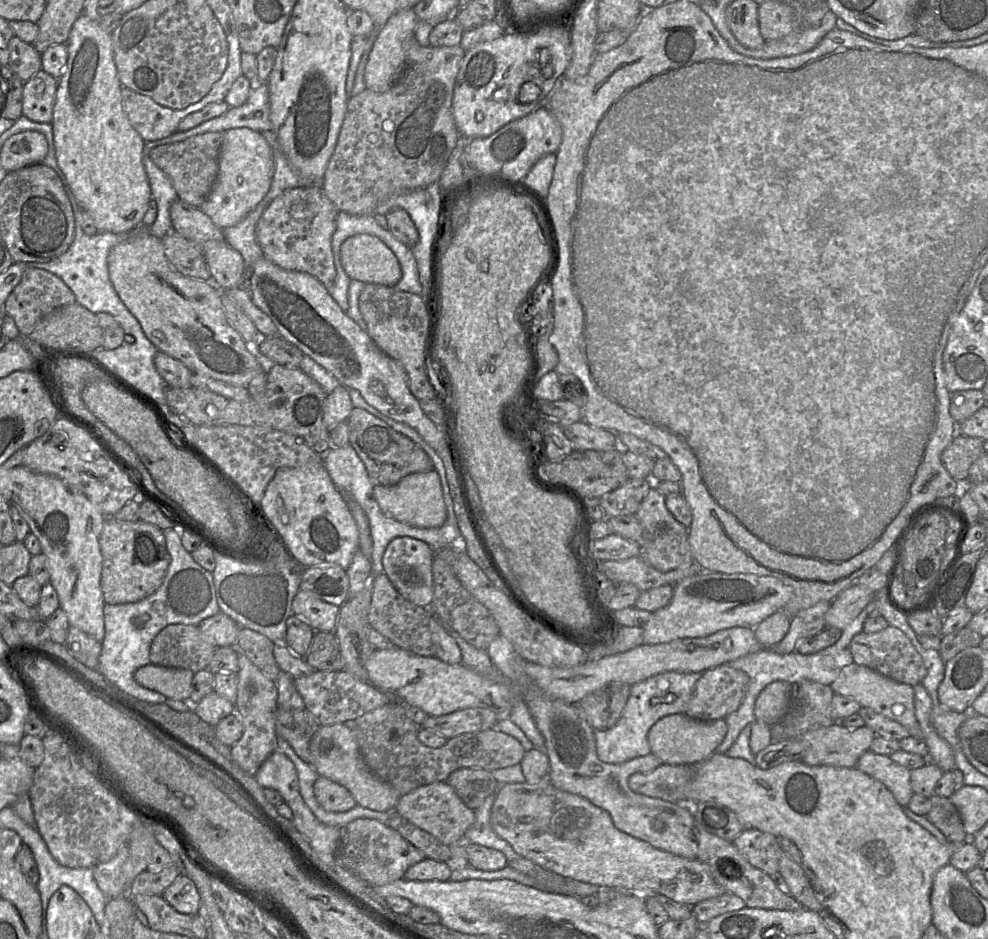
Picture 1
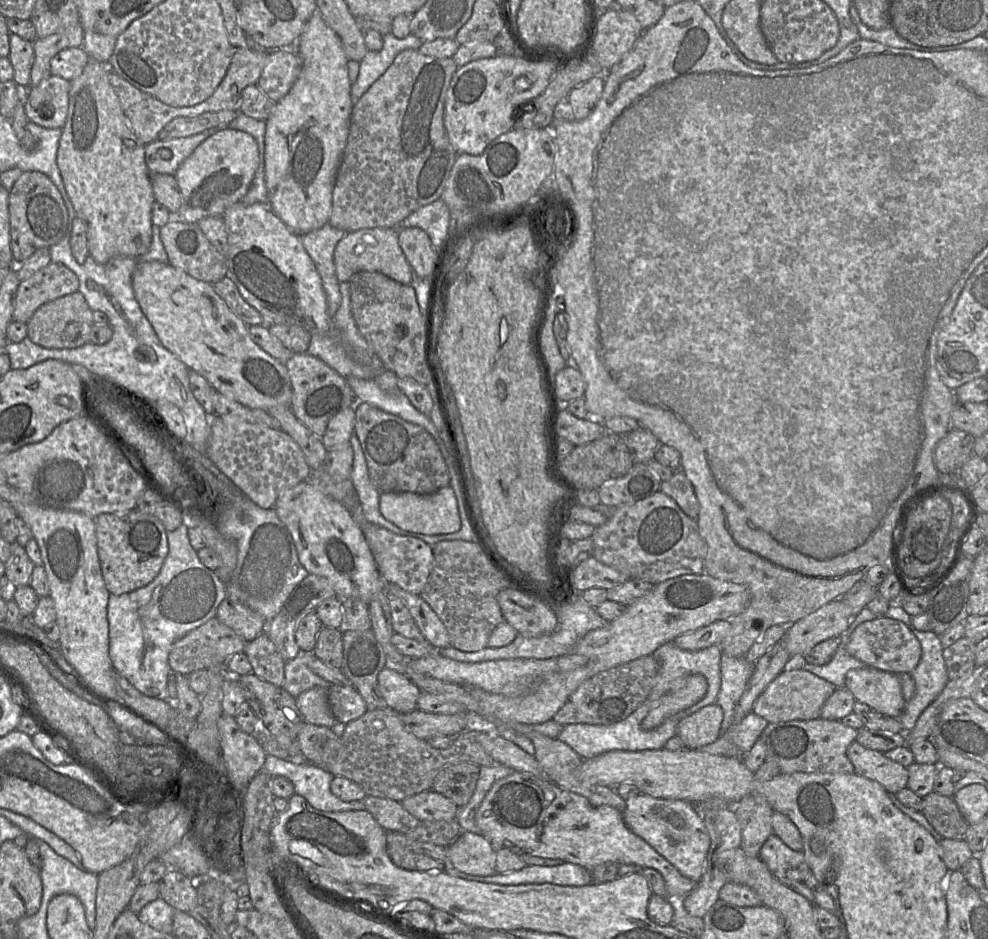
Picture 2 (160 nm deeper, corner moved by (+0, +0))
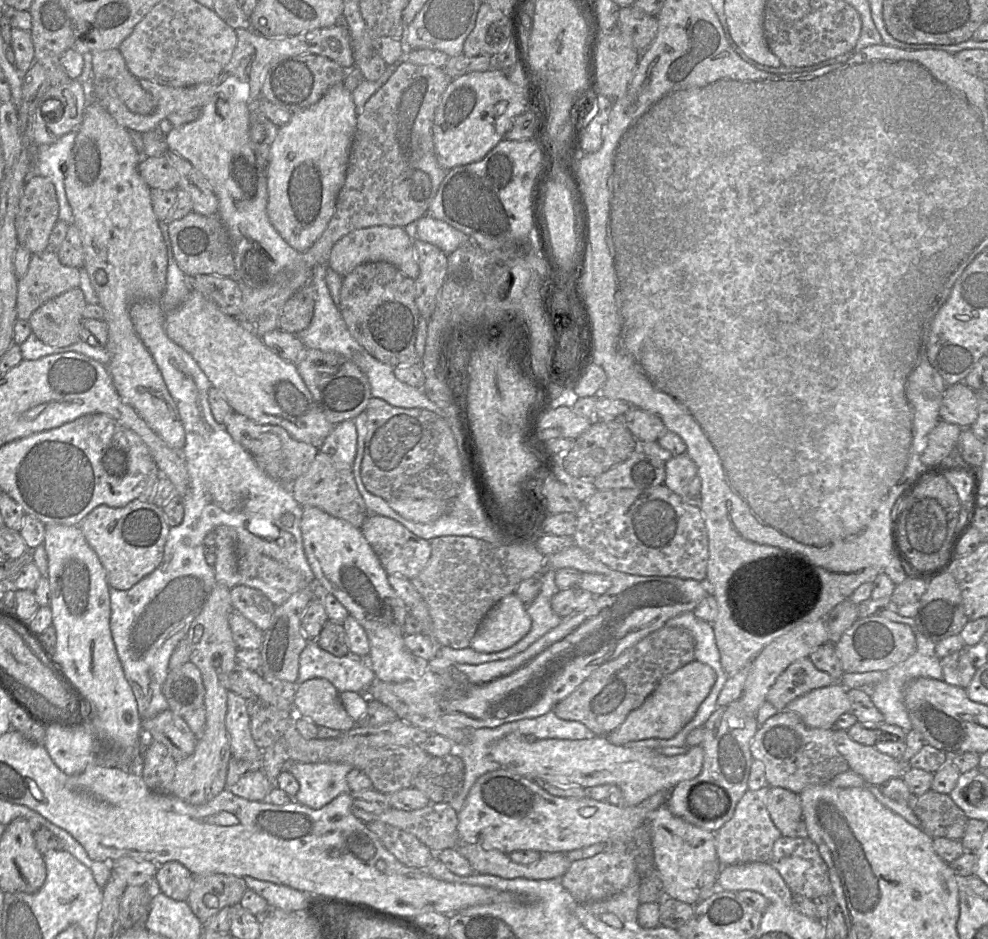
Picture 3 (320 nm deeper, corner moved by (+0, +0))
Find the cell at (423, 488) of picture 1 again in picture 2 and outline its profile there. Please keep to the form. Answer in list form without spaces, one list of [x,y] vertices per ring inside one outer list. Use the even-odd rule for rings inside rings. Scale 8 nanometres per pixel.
[[[451,486],[431,494],[413,492],[383,492],[380,494],[380,512],[385,519],[403,530],[425,535],[450,534],[460,530],[458,502]]]

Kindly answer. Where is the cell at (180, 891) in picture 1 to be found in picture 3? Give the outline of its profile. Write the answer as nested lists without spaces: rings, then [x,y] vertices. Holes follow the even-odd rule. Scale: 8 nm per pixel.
[[[168,861],[158,865],[154,888],[176,901],[187,901],[193,874],[181,863]]]

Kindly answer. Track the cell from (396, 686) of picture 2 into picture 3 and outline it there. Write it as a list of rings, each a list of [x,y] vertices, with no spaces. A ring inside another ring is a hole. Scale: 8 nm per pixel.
[[[303,506],[303,548],[320,590],[333,594],[365,629],[370,653],[367,662],[375,678],[389,683],[417,680],[429,661],[415,656],[405,645],[403,625],[409,608],[388,581],[388,574],[361,529],[313,506]]]

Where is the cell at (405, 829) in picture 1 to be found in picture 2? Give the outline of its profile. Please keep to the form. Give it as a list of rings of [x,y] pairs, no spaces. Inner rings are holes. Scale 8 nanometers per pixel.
[[[366,796],[363,802],[366,810],[386,831],[406,834],[416,828],[420,822],[395,800]]]

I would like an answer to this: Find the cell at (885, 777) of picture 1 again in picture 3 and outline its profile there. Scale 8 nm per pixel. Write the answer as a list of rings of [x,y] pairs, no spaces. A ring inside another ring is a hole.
[[[834,728],[833,741],[849,769],[861,776],[867,785],[882,786],[888,780],[902,777],[907,767],[900,760],[852,740],[846,730]]]

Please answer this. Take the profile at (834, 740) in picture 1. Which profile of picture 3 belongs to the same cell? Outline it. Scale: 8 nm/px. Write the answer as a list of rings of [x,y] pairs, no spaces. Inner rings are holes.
[[[786,710],[779,711],[759,727],[751,742],[750,752],[754,760],[763,763],[766,781],[770,787],[784,788],[799,794],[809,786],[827,784],[837,775],[850,770],[847,761],[835,747],[833,734],[834,728],[811,728],[797,714]]]

